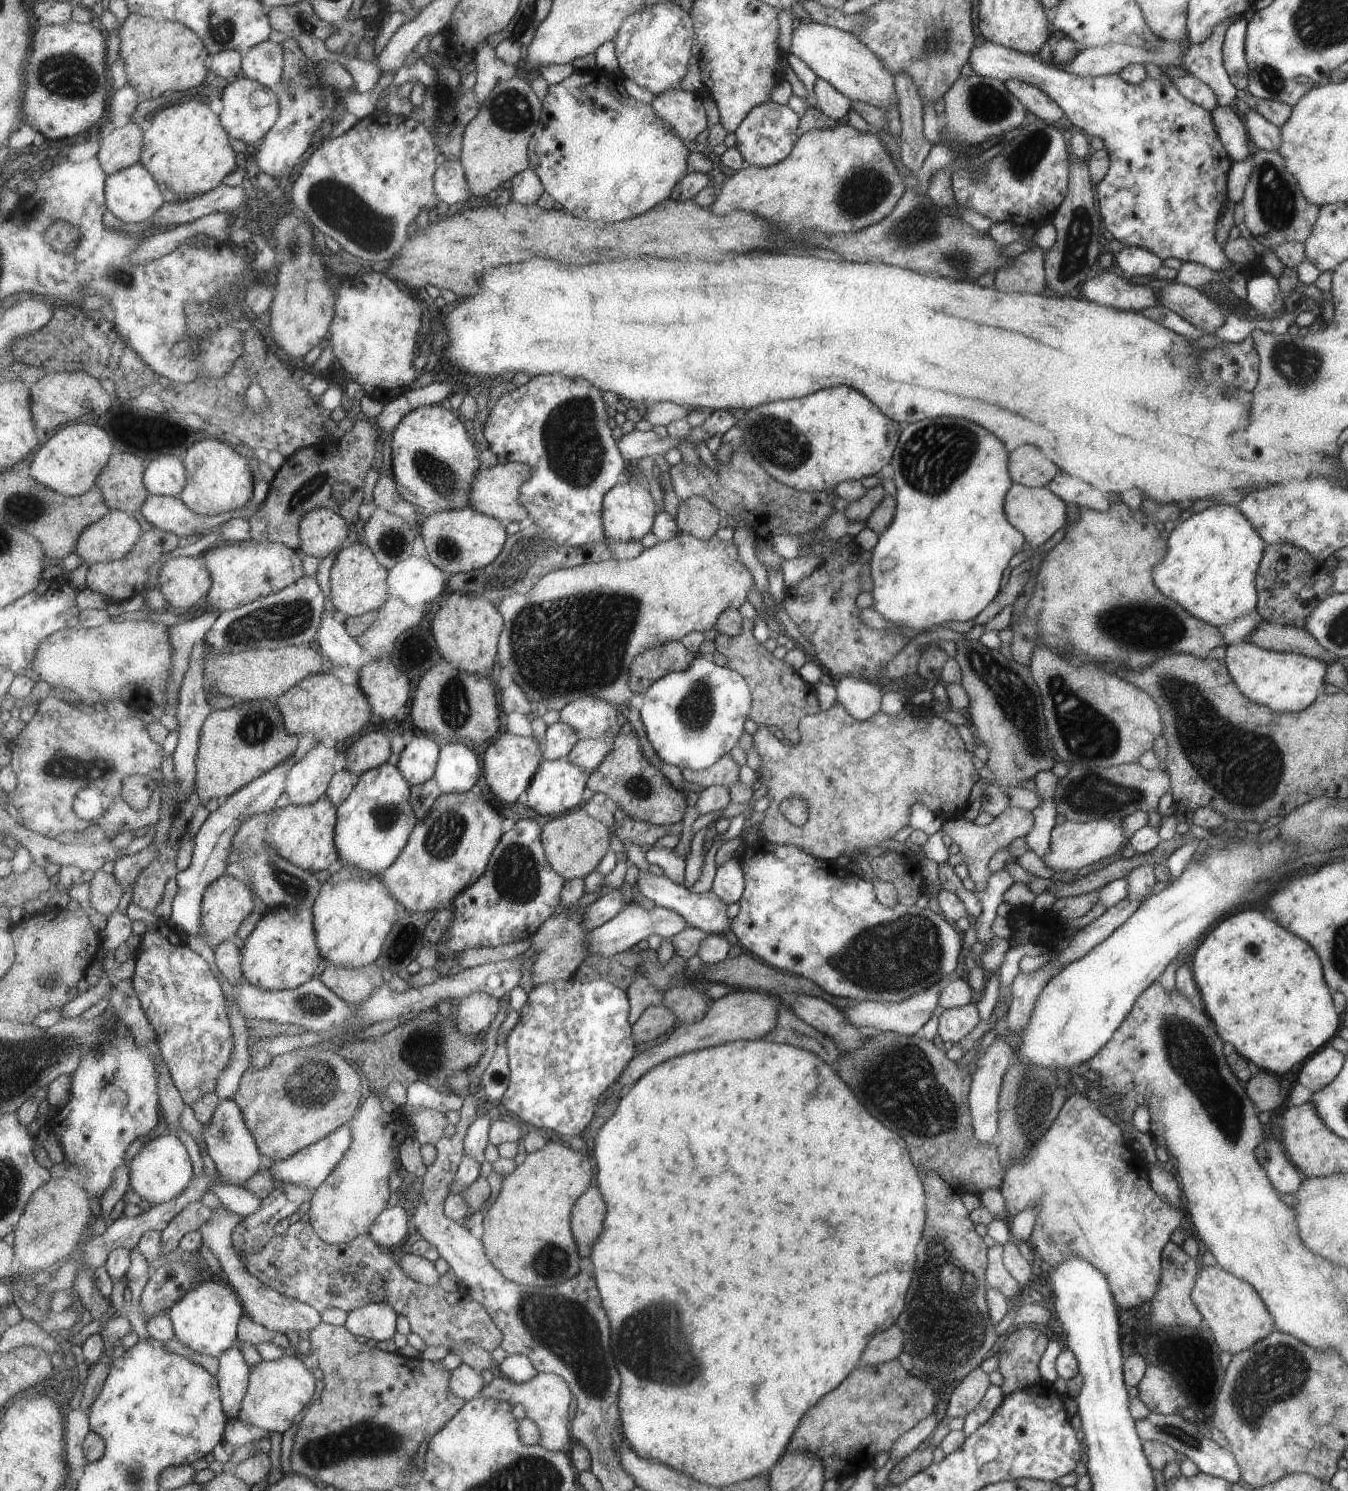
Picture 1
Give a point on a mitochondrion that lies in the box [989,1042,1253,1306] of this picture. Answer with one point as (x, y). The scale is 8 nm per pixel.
(1035, 1093)

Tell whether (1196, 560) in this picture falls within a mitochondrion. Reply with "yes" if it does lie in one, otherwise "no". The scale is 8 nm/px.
no

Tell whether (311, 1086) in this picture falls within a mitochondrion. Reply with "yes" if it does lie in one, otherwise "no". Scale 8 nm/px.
yes

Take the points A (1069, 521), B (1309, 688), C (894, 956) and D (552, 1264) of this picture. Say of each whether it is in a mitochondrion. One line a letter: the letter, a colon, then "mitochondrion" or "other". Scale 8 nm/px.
A: other
B: other
C: mitochondrion
D: mitochondrion

